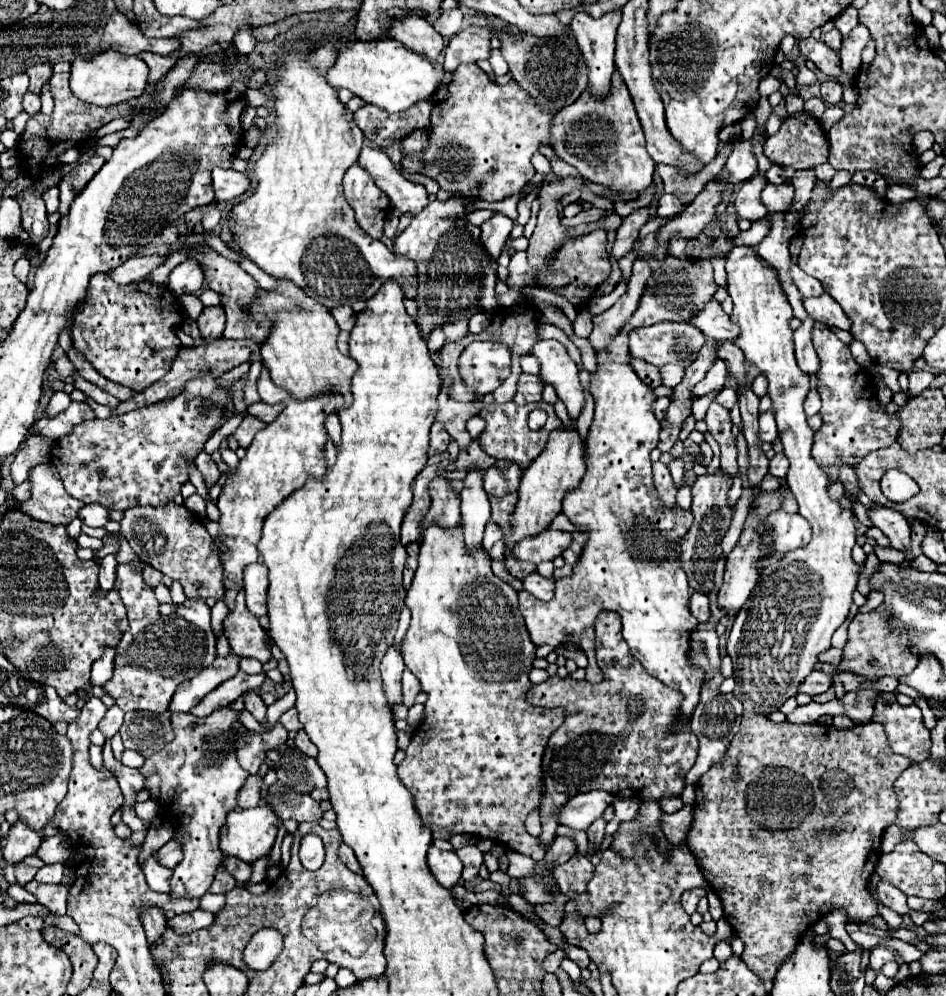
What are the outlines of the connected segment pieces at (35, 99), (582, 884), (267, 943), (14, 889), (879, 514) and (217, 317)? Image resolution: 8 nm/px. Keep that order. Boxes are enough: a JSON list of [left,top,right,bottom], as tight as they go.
[[22,92,40,116],[554,854,594,898],[244,930,282,970],[8,886,36,904],[868,504,914,562],[196,306,226,342]]

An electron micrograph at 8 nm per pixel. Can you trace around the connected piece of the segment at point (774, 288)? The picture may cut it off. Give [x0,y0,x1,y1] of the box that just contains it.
[726,246,862,714]

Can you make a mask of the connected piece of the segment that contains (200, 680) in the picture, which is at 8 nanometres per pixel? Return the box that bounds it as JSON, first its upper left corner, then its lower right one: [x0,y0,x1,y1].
[168,654,240,712]

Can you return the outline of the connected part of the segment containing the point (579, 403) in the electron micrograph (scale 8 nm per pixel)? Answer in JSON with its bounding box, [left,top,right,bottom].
[532,340,586,420]

